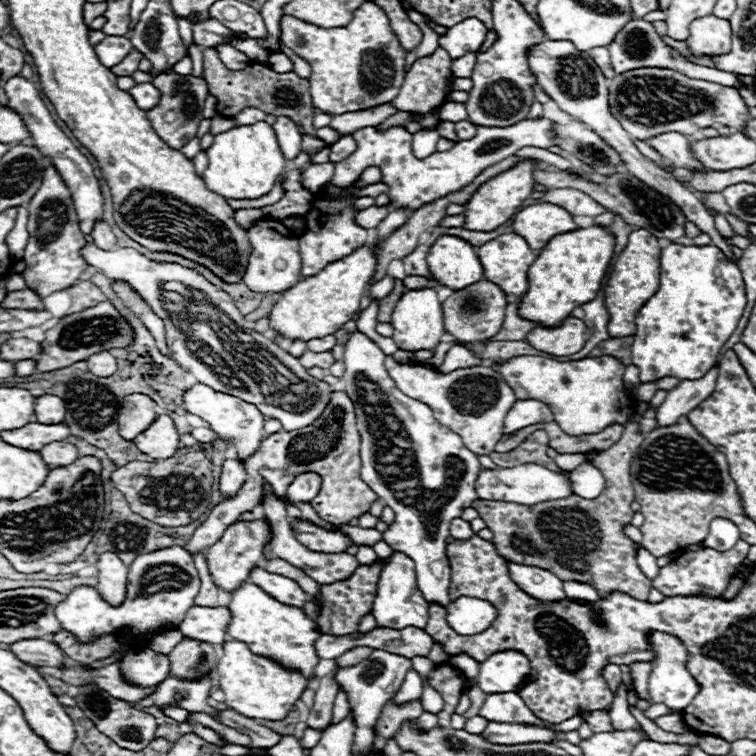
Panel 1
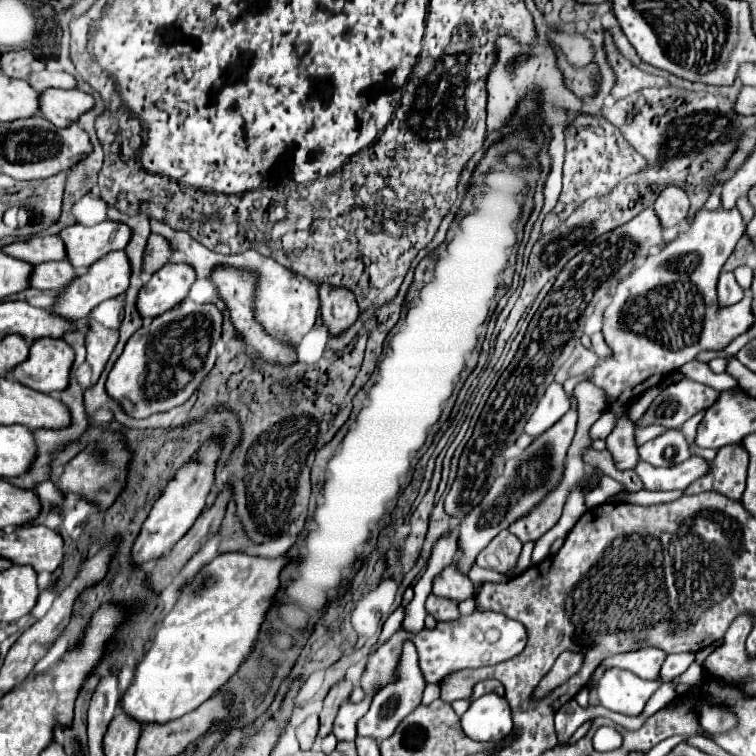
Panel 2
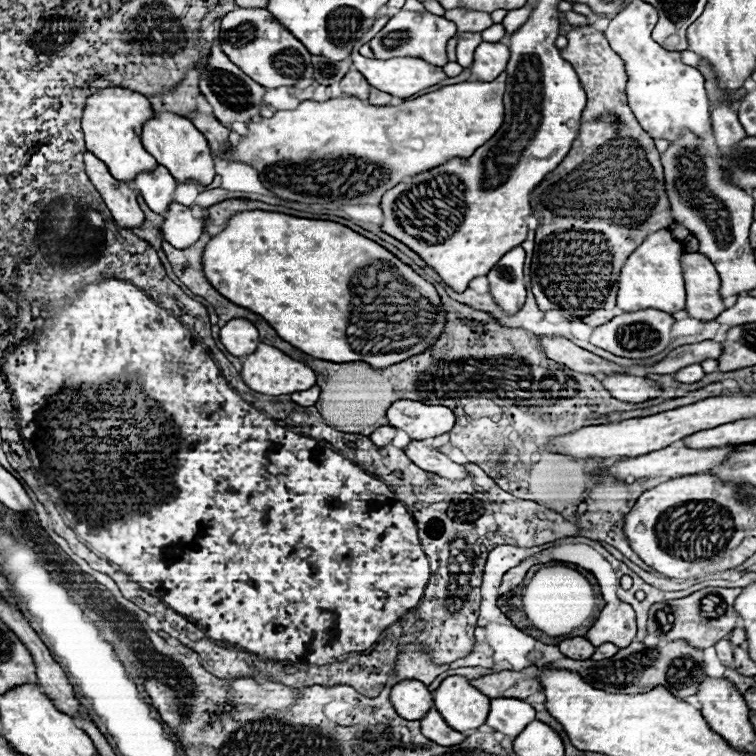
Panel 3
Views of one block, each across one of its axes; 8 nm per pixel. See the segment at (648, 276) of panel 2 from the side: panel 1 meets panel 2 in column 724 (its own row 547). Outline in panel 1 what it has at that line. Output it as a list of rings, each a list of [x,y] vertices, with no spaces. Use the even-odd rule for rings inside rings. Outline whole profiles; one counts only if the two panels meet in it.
[[[258,518],[252,522],[234,522],[232,526],[228,526],[222,538],[206,552],[206,562],[212,574],[212,582],[224,592],[236,590],[242,582],[248,580],[248,572],[262,560],[262,546],[264,542],[268,542],[268,538],[270,538],[270,528],[266,518]],[[292,520],[290,522],[296,534],[296,540],[300,544],[304,544],[306,548],[312,548],[314,552],[324,552],[324,554],[338,554],[344,552],[352,542],[338,534],[338,532],[328,532],[322,530],[318,526],[312,526],[308,522],[300,522],[300,520]]]

